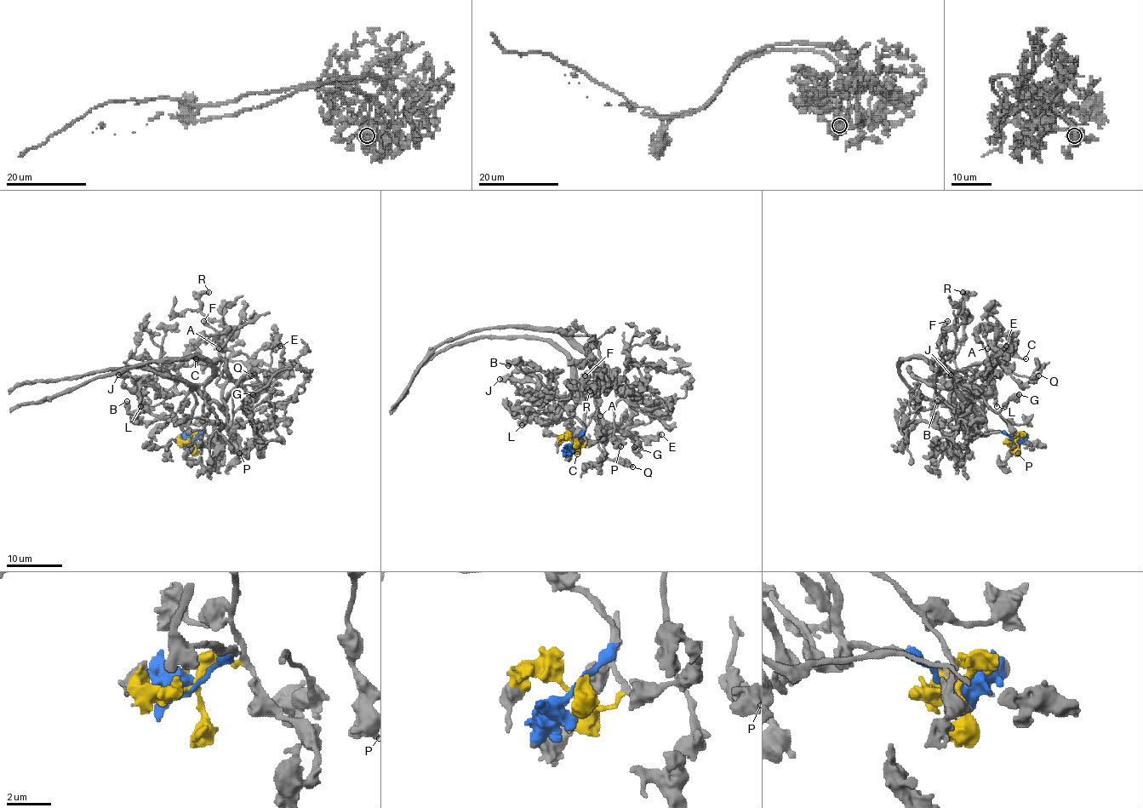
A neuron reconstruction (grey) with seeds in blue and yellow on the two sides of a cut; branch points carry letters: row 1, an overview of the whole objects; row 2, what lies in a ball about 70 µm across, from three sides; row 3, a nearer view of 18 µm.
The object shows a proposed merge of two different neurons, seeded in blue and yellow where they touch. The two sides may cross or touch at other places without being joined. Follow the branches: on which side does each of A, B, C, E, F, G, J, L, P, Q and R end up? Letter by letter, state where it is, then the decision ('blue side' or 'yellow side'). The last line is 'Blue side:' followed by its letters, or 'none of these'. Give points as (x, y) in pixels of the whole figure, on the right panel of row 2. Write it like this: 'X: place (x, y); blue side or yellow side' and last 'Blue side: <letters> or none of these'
A: place (987, 348); yellow side
B: place (937, 401); yellow side
C: place (1025, 358); yellow side
E: place (1006, 346); yellow side
F: place (947, 321); yellow side
G: place (1019, 394); yellow side
J: place (951, 375); yellow side
L: place (997, 406); yellow side
P: place (1018, 453); yellow side
Q: place (1038, 375); yellow side
R: place (962, 292); yellow side
Blue side: none of these

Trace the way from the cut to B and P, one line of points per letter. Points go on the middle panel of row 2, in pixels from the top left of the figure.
B: (574, 442), (586, 444), (586, 396), (574, 393), (554, 415), (520, 359), (508, 365)
P: (574, 442), (578, 446), (586, 444), (586, 394), (600, 381), (618, 392), (613, 440), (621, 446)

